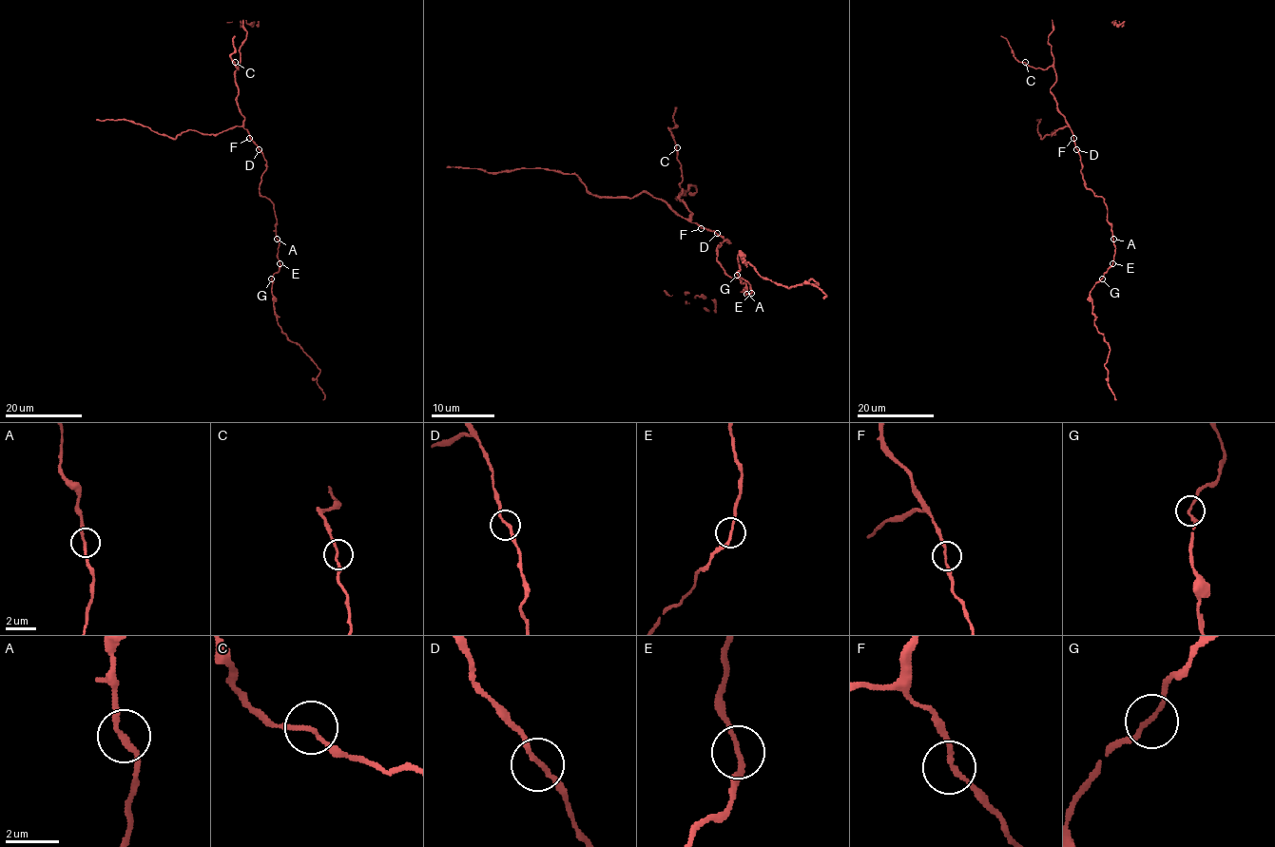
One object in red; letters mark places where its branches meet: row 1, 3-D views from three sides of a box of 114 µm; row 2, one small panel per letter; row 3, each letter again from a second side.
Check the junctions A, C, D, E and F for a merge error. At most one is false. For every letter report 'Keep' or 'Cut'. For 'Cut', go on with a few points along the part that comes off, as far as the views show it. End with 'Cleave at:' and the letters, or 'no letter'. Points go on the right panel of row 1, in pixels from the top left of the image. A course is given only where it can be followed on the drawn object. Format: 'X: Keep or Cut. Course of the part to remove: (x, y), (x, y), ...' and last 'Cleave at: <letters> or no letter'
A: Keep
C: Keep
D: Keep
E: Keep
F: Keep
Cleave at: no letter

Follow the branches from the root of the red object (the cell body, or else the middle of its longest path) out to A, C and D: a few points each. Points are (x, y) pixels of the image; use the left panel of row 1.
A: (259, 189), (259, 193), (273, 204), (277, 239)
C: (259, 189), (266, 162), (243, 127), (244, 117), (237, 103), (235, 70), (238, 66), (238, 68), (235, 62)
D: (259, 189), (266, 167), (265, 159), (259, 149)

